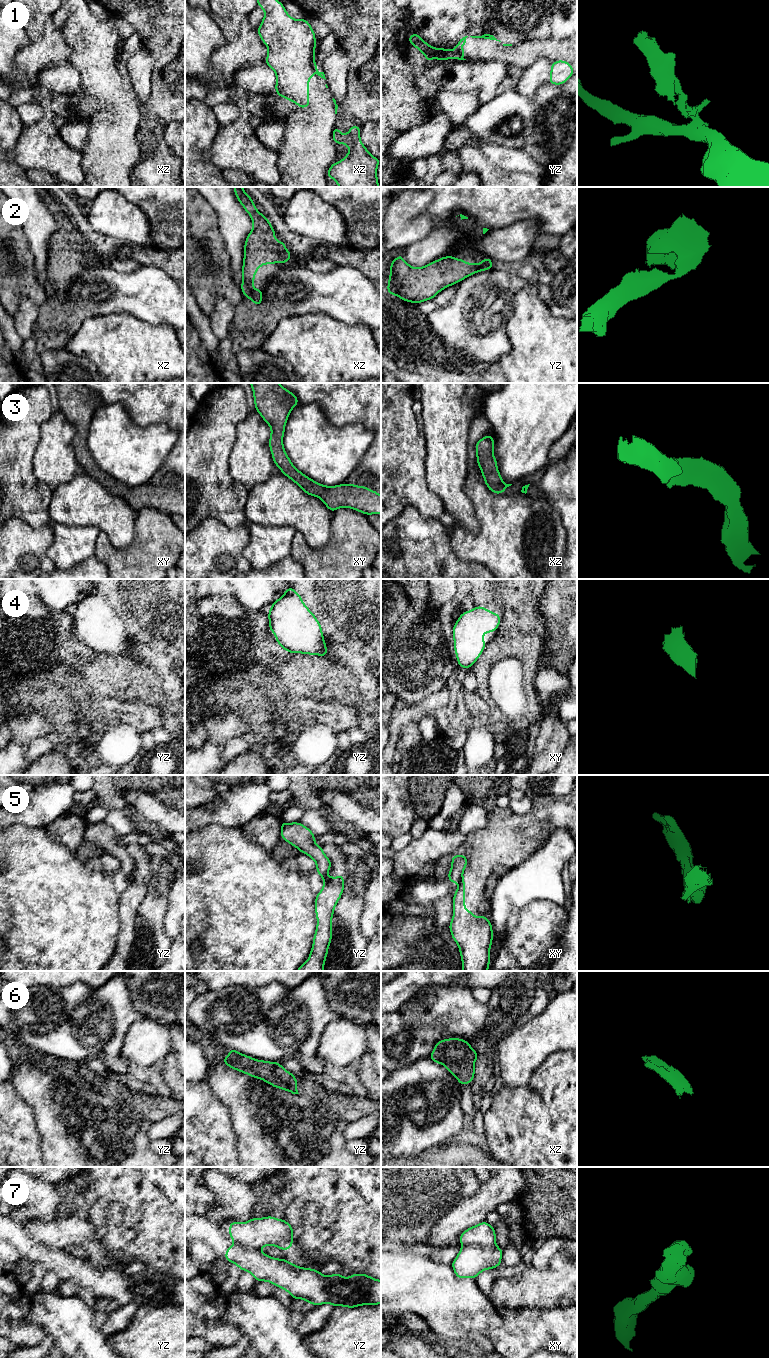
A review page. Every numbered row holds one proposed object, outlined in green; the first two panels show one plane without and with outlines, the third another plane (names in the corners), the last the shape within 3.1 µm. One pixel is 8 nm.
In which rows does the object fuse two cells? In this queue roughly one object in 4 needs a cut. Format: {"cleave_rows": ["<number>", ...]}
{"cleave_rows": ["1", "5", "7"]}

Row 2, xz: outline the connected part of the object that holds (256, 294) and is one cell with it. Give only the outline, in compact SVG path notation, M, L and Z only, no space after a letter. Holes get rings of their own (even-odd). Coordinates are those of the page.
M242 187L233 188L238 201L241 203L241 205L243 206L245 211L250 215L253 221L252 230L248 234L244 245L244 259L242 266L243 279L241 284L241 290L243 295L248 299L251 299L253 303L258 307L262 303L263 290L253 288L255 273L258 271L260 266L265 264L288 263L289 259L292 256L292 253L285 248L284 241L275 240L276 231L272 228L272 225L266 218L266 216L258 212L254 201L244 191L244 189Z

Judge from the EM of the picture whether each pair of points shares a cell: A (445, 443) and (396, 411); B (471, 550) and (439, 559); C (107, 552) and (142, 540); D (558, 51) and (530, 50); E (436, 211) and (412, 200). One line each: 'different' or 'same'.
A: different
B: different
C: same
D: same
E: different

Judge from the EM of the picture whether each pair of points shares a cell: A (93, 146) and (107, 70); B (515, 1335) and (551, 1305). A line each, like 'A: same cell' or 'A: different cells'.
A: same cell
B: same cell

